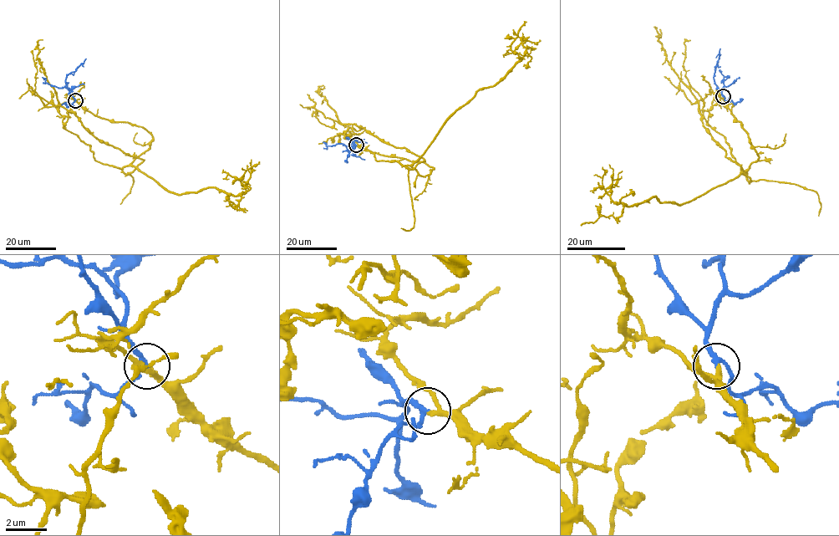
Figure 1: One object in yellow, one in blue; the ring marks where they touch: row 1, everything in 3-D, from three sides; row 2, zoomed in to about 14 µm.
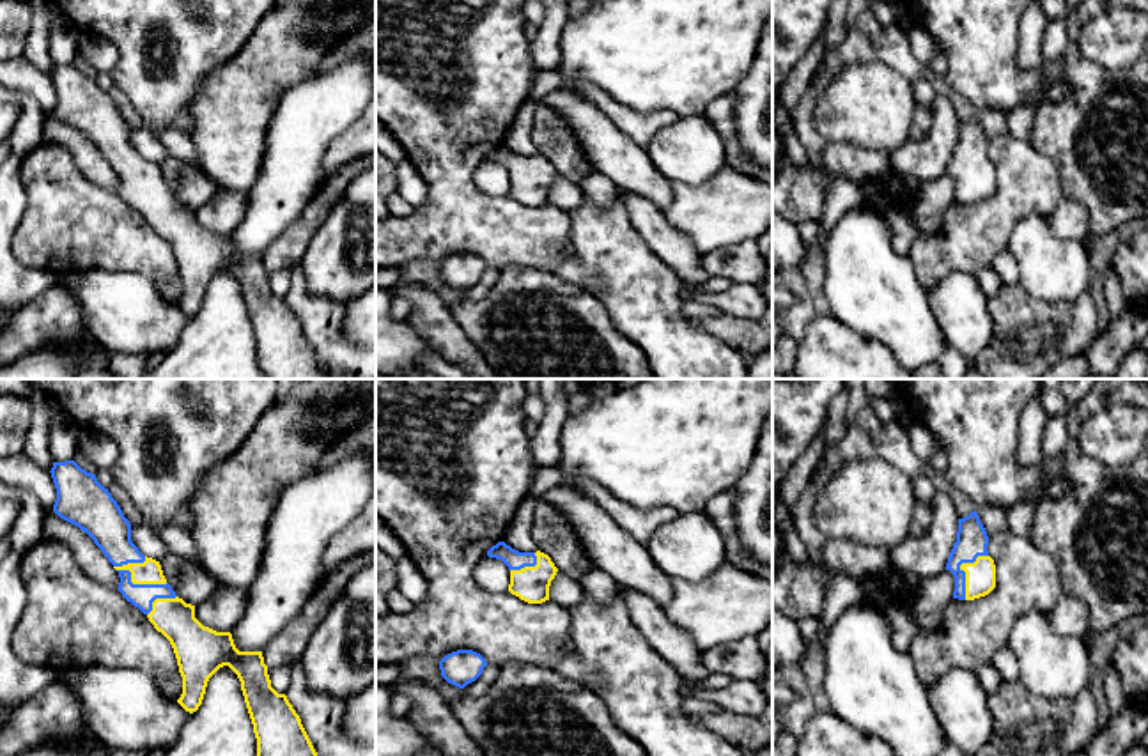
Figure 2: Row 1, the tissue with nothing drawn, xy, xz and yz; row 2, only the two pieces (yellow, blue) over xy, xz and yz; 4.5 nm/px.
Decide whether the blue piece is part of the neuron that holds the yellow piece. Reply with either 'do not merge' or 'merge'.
merge

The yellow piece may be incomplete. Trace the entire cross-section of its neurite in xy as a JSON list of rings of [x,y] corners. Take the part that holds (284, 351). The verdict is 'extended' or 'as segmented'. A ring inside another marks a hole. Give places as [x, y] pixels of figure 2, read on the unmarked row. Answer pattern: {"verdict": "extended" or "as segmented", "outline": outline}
{"verdict": "extended", "outline": [[[74,64],[53,66],[51,81],[57,92],[53,115],[85,135],[103,154],[113,172],[119,175],[119,195],[138,211],[158,235],[172,248],[179,276],[182,280],[182,297],[177,306],[190,317],[202,308],[209,282],[223,269],[229,269],[241,285],[244,306],[257,342],[257,361],[269,379],[337,379],[317,359],[299,319],[285,297],[271,290],[268,269],[262,255],[239,255],[230,235],[216,235],[204,230],[195,221],[195,209],[186,207],[167,186],[159,165],[144,159],[131,145],[131,127],[120,110],[105,92],[96,78],[81,73]]]}

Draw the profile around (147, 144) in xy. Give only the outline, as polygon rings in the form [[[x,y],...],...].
[[[131,127],[131,145],[144,159],[152,161],[156,165],[161,165],[165,159],[170,158],[158,135],[144,127]]]

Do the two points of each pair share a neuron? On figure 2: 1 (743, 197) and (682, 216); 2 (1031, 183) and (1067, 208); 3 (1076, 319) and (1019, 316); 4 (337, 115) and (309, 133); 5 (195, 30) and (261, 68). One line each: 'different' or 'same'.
1: same
2: different
3: same
4: same
5: different

